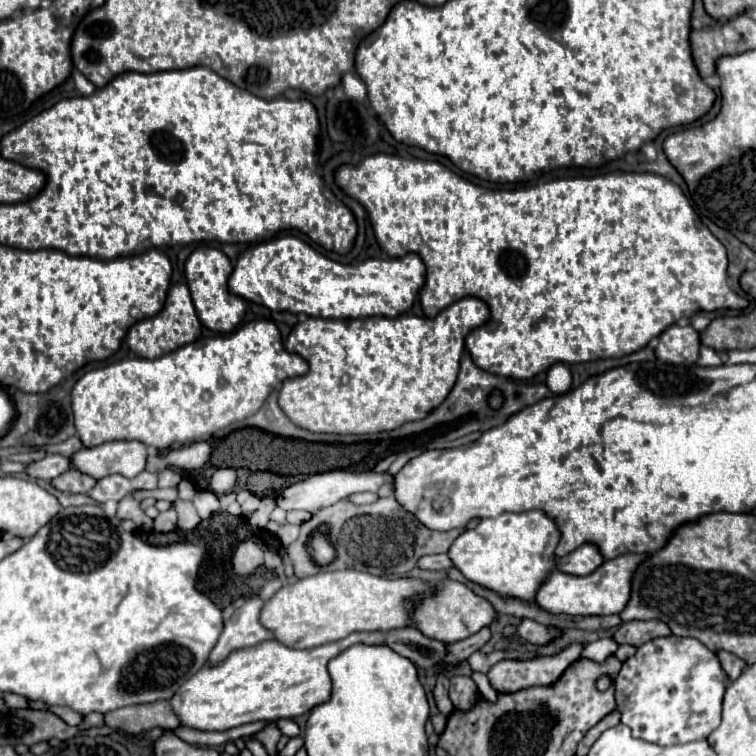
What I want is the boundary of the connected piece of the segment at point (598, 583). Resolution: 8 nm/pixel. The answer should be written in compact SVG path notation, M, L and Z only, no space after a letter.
M622 554L618 558L606 560L596 572L588 576L572 576L560 570L552 570L550 578L540 586L536 594L536 602L540 608L554 614L570 614L570 616L604 616L604 614L620 614L630 600L630 574L638 568L638 562L644 562L650 554Z

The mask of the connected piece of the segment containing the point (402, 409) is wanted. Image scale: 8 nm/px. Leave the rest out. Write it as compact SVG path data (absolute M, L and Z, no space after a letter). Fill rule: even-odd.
M468 296L450 304L434 318L418 318L414 314L356 320L308 318L290 332L286 338L286 350L302 356L310 368L304 376L290 378L282 384L278 404L296 426L324 434L372 434L394 430L412 420L422 420L428 416L428 412L438 408L452 390L464 350L464 338L470 334L470 330L482 326L488 316L490 308L486 302Z

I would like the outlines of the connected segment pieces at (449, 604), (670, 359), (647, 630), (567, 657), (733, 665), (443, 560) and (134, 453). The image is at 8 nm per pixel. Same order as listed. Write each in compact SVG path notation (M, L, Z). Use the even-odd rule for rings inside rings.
M442 580L438 594L420 596L420 604L416 606L416 612L412 616L412 626L416 626L428 638L452 644L452 642L464 640L464 638L480 632L484 626L492 626L496 620L498 620L498 612L486 598L476 596L462 582Z
M672 324L658 336L656 358L668 364L696 364L700 352L700 334L690 324Z
M634 620L634 622L626 622L622 624L614 638L618 644L634 644L634 646L642 646L642 642L660 638L660 636L670 636L670 628L662 622L662 620Z
M570 644L554 656L542 656L526 662L502 660L488 670L488 678L498 692L516 692L528 686L546 686L560 678L560 674L582 654L584 644Z
M718 650L716 656L718 656L718 660L722 664L722 670L726 672L730 682L734 682L734 678L738 678L738 674L742 674L742 670L746 668L744 660L740 660L738 656L734 656L734 654L726 652L726 650Z
M432 554L432 556L422 556L418 560L418 566L424 570L446 570L452 566L452 560L448 554Z
M118 440L96 448L78 450L72 456L72 468L98 478L122 474L134 478L144 472L148 460L148 446L138 440Z

